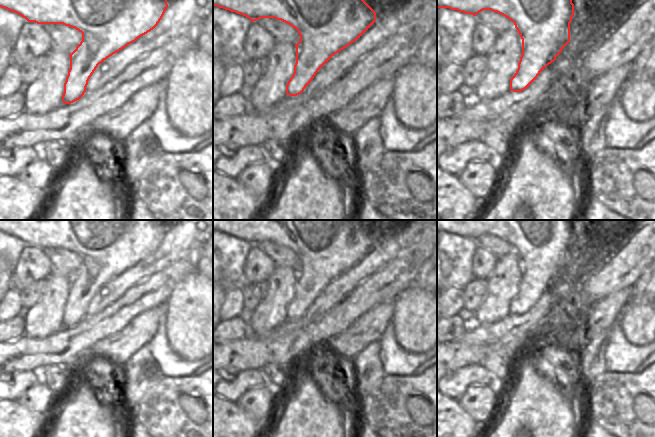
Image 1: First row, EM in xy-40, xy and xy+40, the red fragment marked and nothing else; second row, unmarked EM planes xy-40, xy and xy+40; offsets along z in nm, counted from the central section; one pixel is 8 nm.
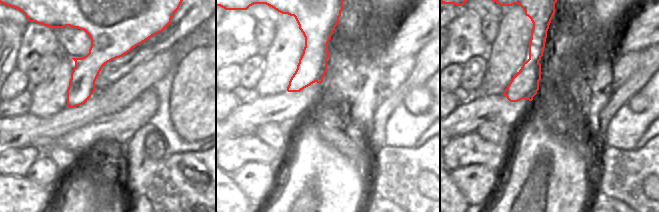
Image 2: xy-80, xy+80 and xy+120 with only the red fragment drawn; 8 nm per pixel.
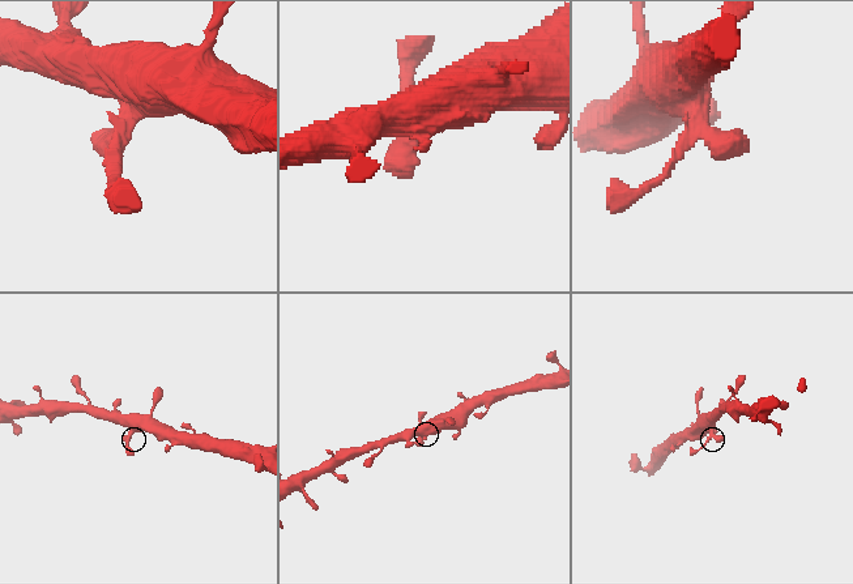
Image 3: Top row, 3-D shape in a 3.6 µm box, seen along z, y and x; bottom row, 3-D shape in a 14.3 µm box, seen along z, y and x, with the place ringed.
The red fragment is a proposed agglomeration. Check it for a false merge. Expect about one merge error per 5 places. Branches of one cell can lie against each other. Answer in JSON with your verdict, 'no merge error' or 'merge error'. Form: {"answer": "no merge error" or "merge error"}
{"answer": "no merge error"}

